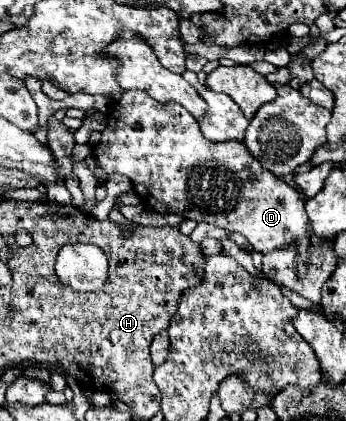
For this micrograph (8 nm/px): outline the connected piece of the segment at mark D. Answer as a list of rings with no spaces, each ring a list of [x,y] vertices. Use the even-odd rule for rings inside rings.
[[[127,90],[123,96],[111,104],[107,114],[107,126],[101,132],[101,142],[93,148],[93,156],[97,158],[99,166],[107,172],[125,174],[139,196],[147,196],[145,204],[151,206],[157,214],[179,214],[183,218],[191,218],[197,222],[207,222],[223,230],[241,232],[251,248],[259,254],[267,254],[275,248],[287,246],[289,242],[299,244],[299,254],[307,258],[309,236],[307,236],[307,218],[305,218],[305,202],[299,192],[287,186],[275,174],[269,174],[245,150],[241,140],[237,142],[209,142],[203,138],[197,120],[177,102],[155,102],[143,90]]]

